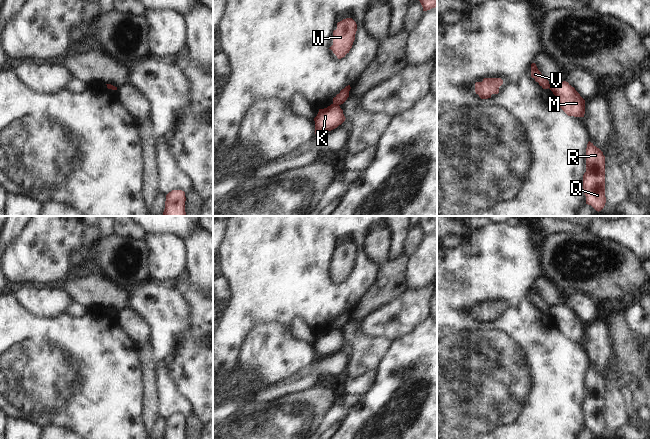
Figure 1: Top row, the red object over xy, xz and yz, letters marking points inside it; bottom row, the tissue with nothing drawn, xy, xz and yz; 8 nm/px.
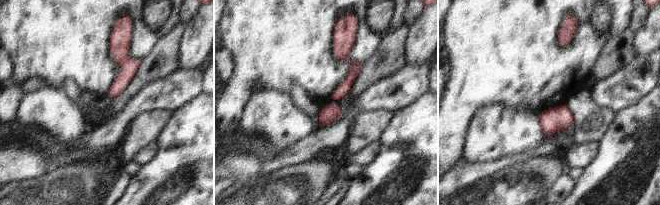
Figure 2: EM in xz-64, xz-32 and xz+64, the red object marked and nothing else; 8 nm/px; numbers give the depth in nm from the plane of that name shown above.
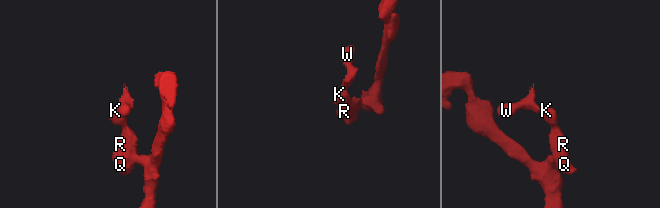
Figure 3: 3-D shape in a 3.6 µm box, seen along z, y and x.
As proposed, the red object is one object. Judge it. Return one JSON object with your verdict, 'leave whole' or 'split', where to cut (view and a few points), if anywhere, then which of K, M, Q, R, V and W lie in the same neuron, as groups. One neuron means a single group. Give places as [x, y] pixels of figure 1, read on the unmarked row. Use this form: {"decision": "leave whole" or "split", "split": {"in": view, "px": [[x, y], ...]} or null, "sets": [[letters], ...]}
{"decision": "split", "split": {"in": "xz", "px": [[333, 326], [338, 329]]}, "sets": [["K", "M", "Q", "R"], ["V", "W"]]}

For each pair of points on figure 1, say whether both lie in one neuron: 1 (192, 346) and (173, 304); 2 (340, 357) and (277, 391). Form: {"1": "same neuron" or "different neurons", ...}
{"1": "different neurons", "2": "same neuron"}

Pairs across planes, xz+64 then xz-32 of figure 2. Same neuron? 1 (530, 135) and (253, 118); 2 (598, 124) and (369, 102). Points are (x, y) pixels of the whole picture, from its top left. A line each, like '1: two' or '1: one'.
1: one
2: two

